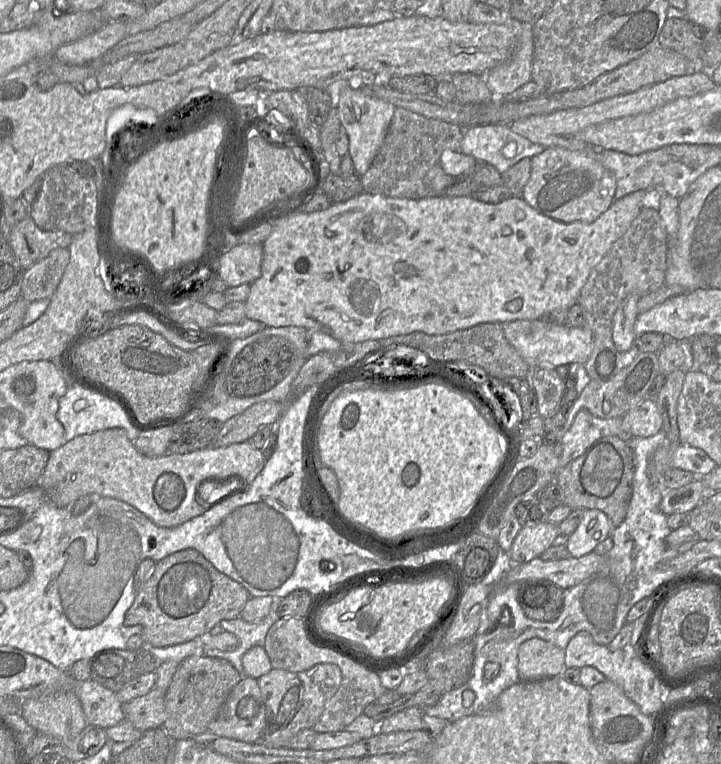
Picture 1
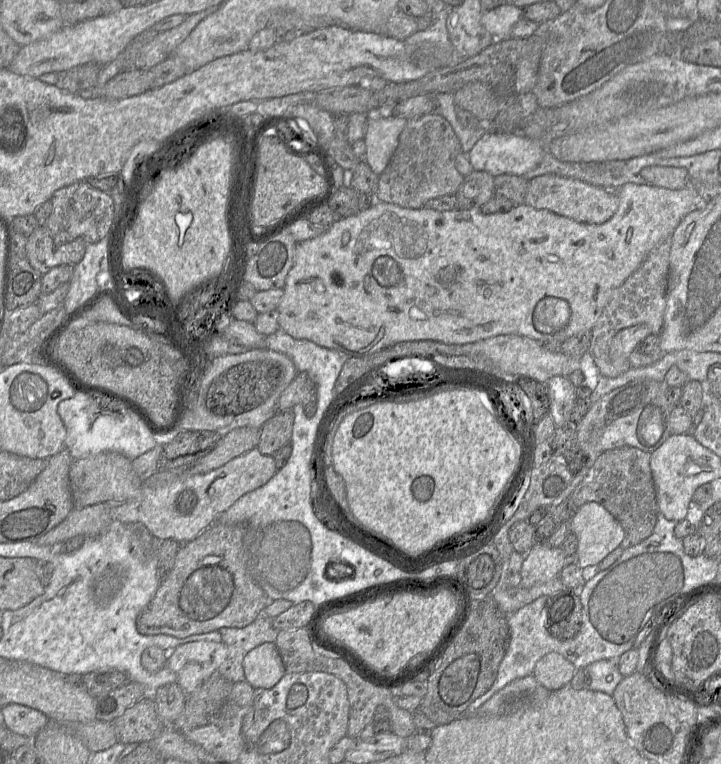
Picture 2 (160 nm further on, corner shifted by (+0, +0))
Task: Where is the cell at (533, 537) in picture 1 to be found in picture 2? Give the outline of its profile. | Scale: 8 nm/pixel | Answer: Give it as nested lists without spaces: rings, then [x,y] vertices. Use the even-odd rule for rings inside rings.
[[[536,543],[524,556],[521,566],[520,585],[532,587],[557,577],[565,566],[562,548],[553,548],[546,543]]]

